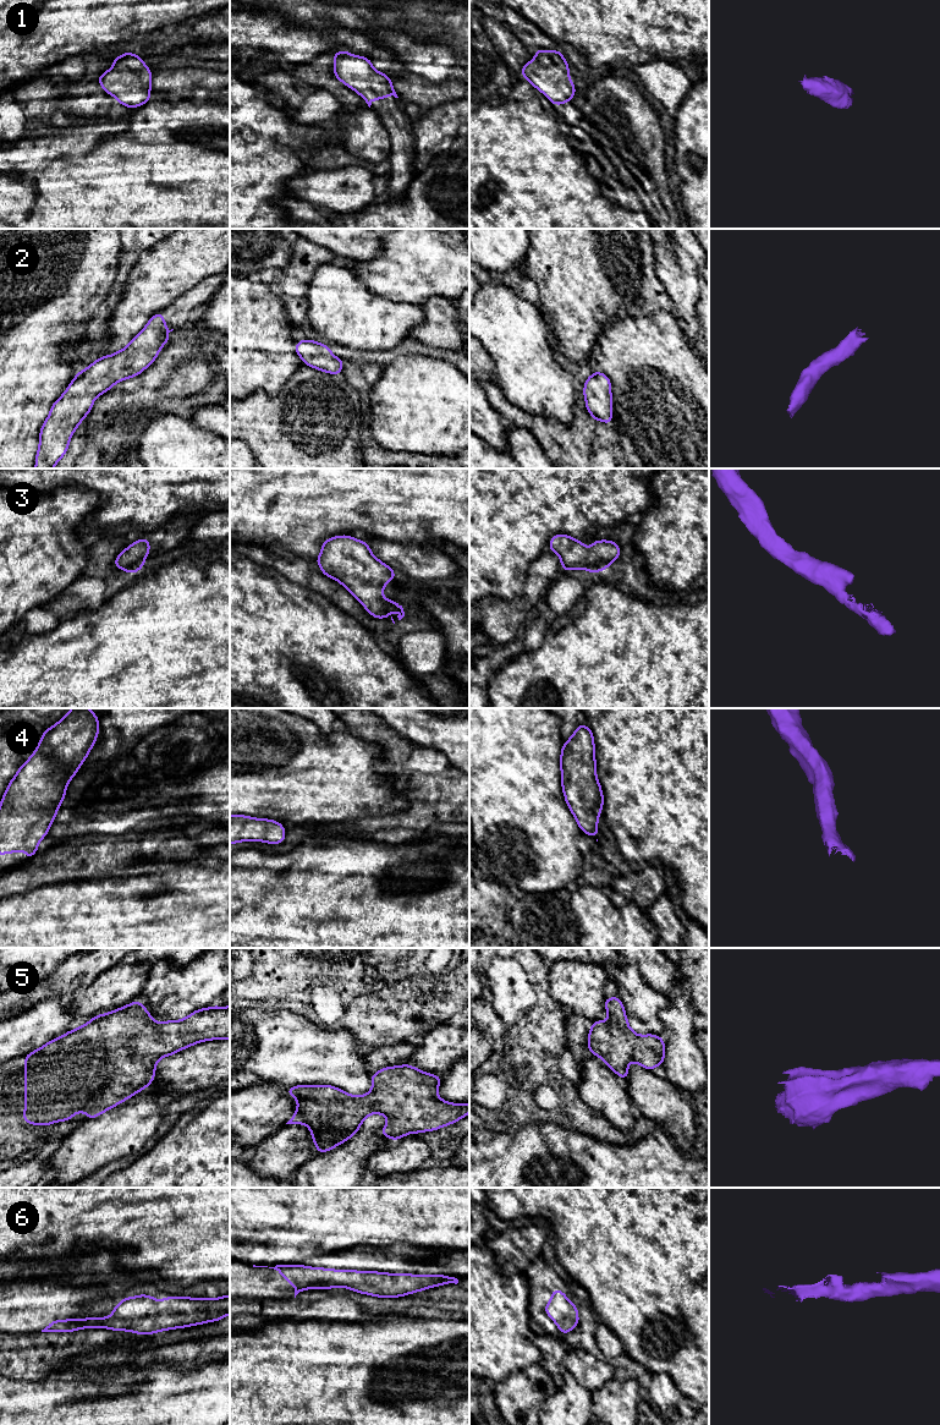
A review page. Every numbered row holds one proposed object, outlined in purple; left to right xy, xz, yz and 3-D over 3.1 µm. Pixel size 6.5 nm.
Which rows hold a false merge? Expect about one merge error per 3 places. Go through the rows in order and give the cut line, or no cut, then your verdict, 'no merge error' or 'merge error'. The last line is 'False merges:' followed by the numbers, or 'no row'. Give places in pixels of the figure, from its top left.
1: no cut; no merge error
2: no cut; no merge error
3: no cut; no merge error
4: no cut; no merge error
5: no cut; no merge error
6: no cut; no merge error
False merges: no row

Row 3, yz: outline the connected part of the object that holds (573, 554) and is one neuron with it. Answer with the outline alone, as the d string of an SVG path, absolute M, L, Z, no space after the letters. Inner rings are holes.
M562 533L551 537L548 549L559 555L562 572L584 569L593 575L606 570L619 560L621 553L619 543L610 539L593 539L593 547L588 548L581 541Z

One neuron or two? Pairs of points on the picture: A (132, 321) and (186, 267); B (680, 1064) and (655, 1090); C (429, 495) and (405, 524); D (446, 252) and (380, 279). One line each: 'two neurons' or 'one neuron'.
A: one neuron
B: two neurons
C: one neuron
D: one neuron

